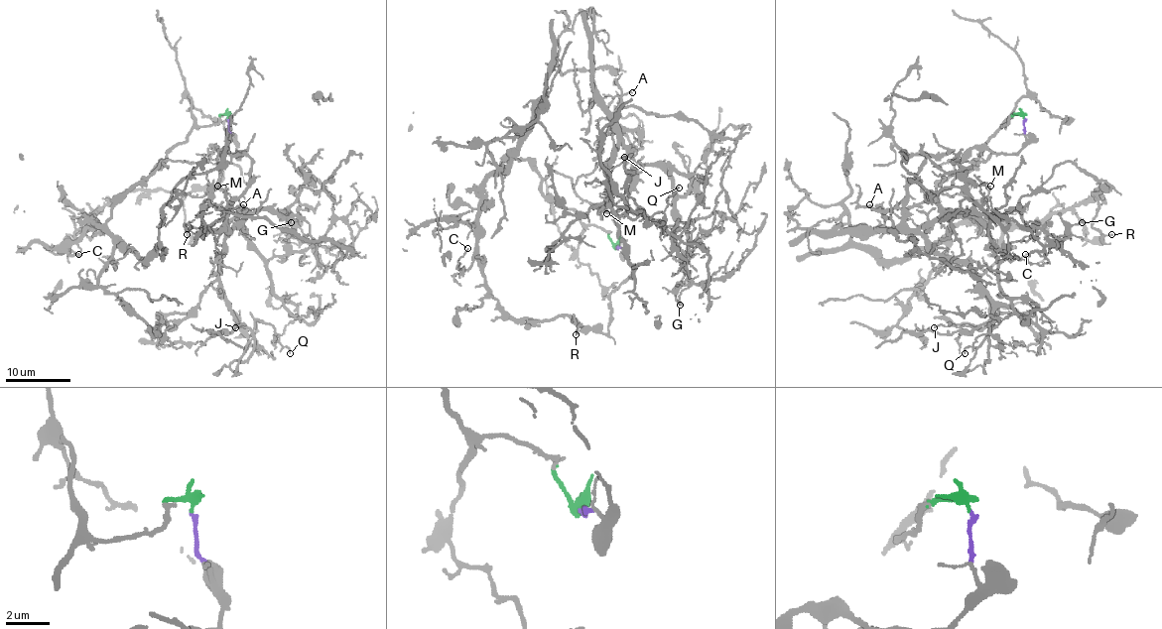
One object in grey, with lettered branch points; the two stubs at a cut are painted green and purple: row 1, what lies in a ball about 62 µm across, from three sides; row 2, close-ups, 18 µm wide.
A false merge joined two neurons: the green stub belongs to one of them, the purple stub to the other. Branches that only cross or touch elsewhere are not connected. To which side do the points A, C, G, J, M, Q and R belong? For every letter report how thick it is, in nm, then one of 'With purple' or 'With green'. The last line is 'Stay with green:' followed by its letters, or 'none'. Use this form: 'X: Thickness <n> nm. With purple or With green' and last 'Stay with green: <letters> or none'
A: Thickness 150 nm. With purple
C: Thickness 110 nm. With green
G: Thickness 120 nm. With purple
J: Thickness 110 nm. With purple
M: Thickness 110 nm. With purple
Q: Thickness 130 nm. With purple
R: Thickness 120 nm. With green
Stay with green: C, R

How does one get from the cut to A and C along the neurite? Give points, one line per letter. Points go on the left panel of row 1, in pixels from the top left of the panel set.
A: (227, 117), (237, 150), (225, 153), (217, 148), (220, 174), (210, 201), (217, 208), (230, 209), (243, 204)
C: (227, 117), (194, 127), (102, 224), (91, 219), (80, 227), (68, 250), (78, 253)

